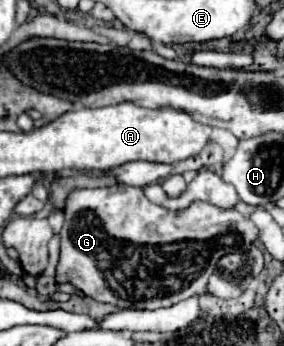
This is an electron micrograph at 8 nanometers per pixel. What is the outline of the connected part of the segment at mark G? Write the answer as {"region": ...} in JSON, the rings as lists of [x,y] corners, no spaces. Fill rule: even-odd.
{"region":[[[124,183],[98,189],[74,189],[64,203],[56,285],[70,283],[86,297],[120,309],[160,309],[192,295],[202,295],[218,259],[230,251],[248,251],[256,237],[258,229],[236,209],[222,209],[212,203],[196,201],[186,209],[172,211],[146,199],[140,187]]]}

